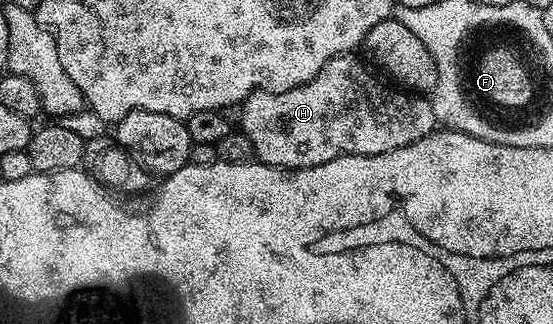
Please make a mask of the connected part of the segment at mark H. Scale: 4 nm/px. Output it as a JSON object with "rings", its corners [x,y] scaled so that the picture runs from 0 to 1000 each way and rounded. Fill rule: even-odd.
{"rings":[[[644,170],[606,176],[575,219],[575,231],[568,231],[568,244],[561,244],[561,256],[508,287],[494,287],[488,275],[465,275],[454,287],[438,315],[432,395],[452,429],[463,469],[461,494],[506,522],[552,522],[626,478],[691,478],[698,466],[720,466],[720,454],[776,423],[792,377],[772,296],[707,272],[700,275]]]}

